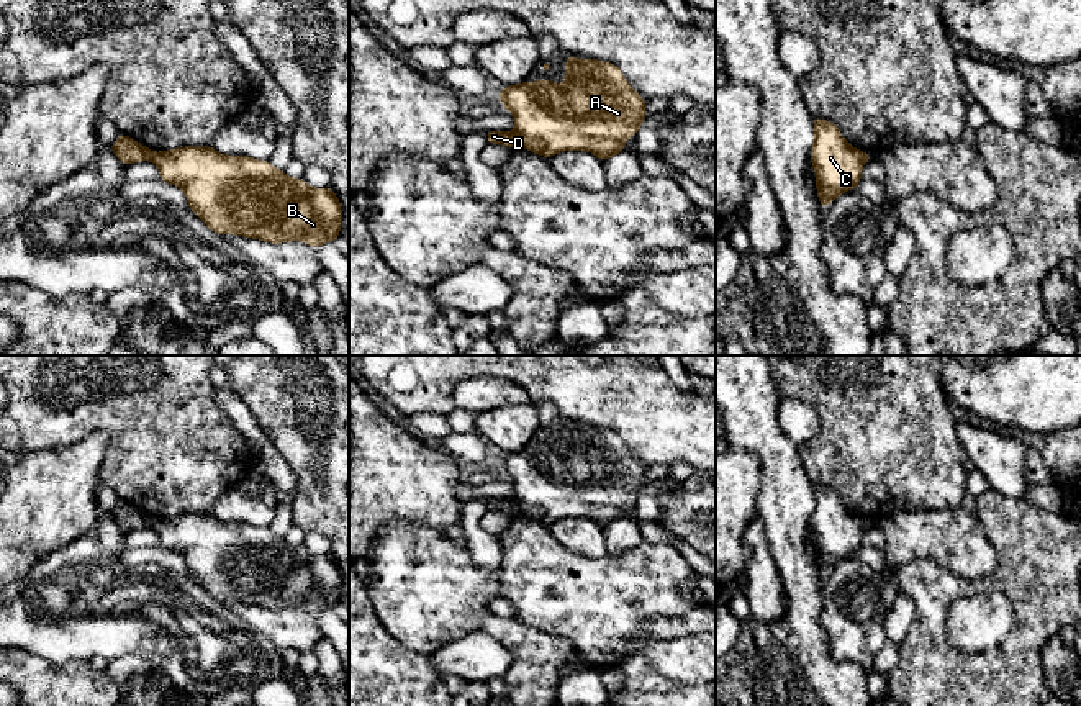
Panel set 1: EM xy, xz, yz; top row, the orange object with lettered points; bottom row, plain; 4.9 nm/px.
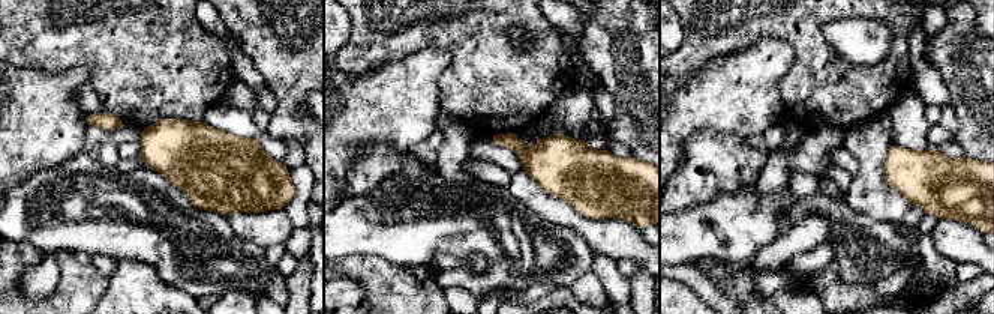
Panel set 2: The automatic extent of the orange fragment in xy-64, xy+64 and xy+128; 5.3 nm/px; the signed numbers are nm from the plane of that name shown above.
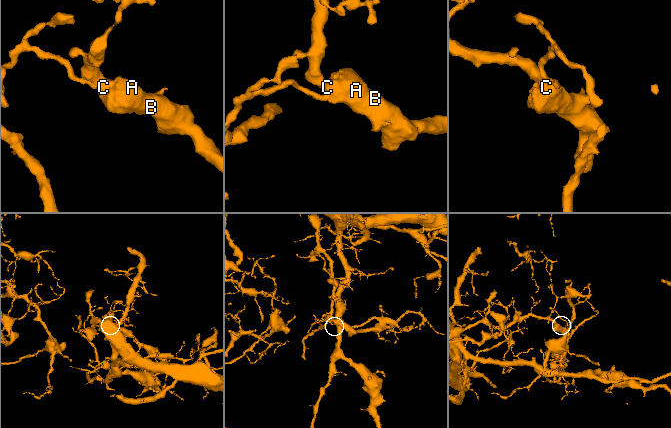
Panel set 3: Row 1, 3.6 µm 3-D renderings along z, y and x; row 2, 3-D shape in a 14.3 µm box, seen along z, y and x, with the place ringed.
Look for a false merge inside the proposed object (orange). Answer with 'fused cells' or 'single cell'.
fused cells

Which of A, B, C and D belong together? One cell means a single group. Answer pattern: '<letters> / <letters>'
A B C / D

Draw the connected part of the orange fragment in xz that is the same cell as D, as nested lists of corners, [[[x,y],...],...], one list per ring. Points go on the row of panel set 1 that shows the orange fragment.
[[[485,131],[486,143],[514,147],[521,143],[519,136],[511,131]]]

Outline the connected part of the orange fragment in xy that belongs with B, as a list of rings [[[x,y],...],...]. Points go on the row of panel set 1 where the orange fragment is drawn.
[[[183,146],[154,152],[159,179],[180,187],[188,208],[216,234],[236,234],[264,242],[303,241],[313,249],[341,236],[342,208],[332,188],[313,188],[292,179],[270,161],[219,154],[211,146]]]

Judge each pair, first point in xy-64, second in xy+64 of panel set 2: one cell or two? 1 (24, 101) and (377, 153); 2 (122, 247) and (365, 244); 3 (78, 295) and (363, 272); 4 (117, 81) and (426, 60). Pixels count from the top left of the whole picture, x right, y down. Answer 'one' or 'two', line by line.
1: two
2: one
3: one
4: two

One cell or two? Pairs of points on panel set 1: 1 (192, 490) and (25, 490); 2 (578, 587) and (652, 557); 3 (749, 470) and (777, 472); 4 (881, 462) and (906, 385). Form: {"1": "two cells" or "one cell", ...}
{"1": "two cells", "2": "one cell", "3": "two cells", "4": "one cell"}

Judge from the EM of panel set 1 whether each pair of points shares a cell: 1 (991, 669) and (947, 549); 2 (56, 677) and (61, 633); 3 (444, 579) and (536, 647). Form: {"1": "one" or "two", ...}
{"1": "two", "2": "two", "3": "one"}

